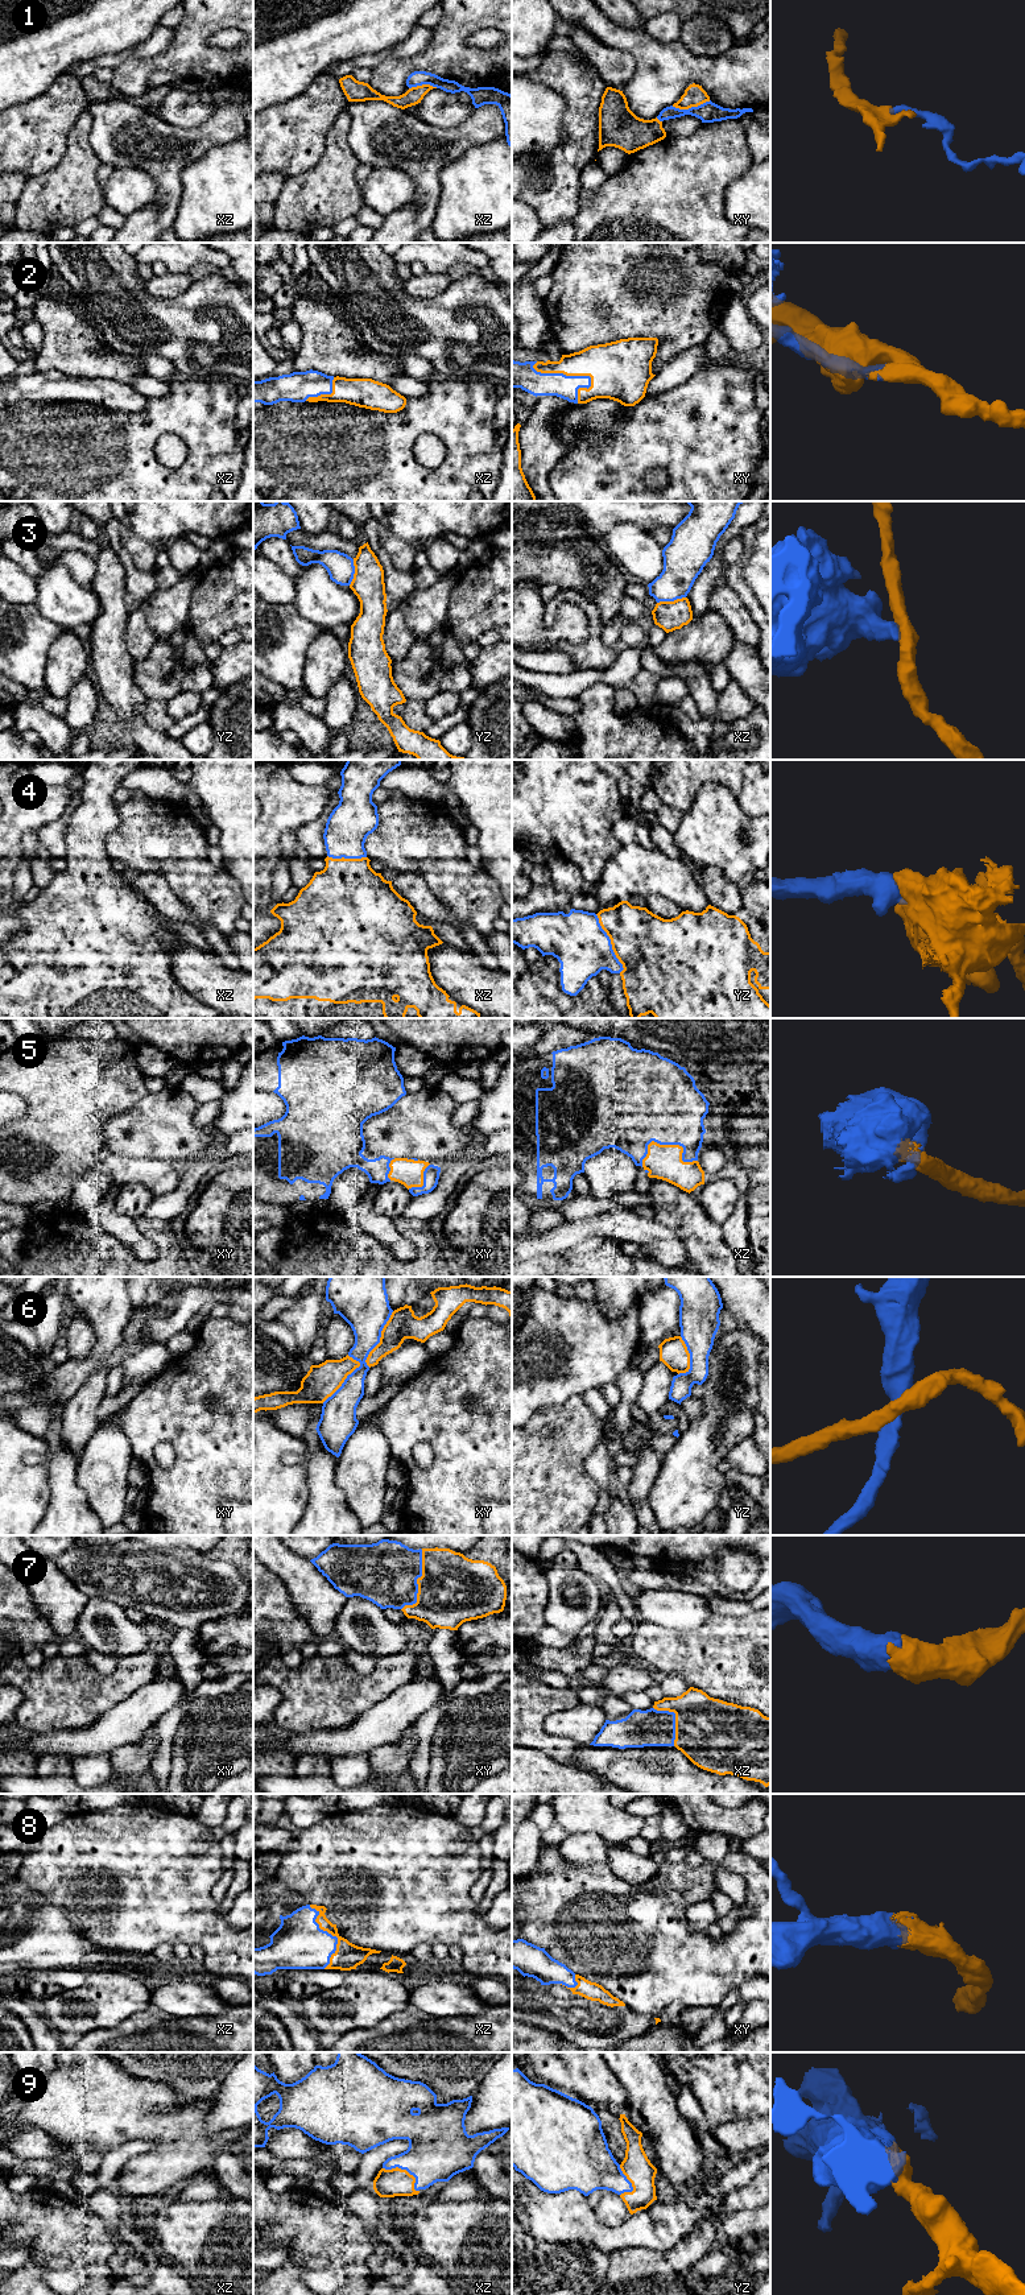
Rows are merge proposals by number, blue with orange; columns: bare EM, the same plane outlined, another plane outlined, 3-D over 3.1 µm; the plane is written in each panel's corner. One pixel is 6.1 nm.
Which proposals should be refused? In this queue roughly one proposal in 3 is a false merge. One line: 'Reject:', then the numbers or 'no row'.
Reject: 1, 3, 6

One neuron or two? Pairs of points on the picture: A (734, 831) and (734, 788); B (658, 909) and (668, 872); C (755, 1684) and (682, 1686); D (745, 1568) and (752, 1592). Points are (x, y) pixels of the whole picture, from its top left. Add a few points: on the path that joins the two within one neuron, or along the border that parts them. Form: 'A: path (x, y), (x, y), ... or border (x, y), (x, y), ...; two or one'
A: border (705, 784), (722, 784), (735, 797); two
B: border (644, 898), (660, 894), (674, 901), (683, 910); two
C: border (660, 1674), (677, 1674), (690, 1686); two
D: border (756, 1578), (743, 1591), (726, 1592); two

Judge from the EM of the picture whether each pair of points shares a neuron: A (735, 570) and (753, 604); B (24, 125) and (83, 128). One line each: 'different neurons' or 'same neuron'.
A: same neuron
B: different neurons

